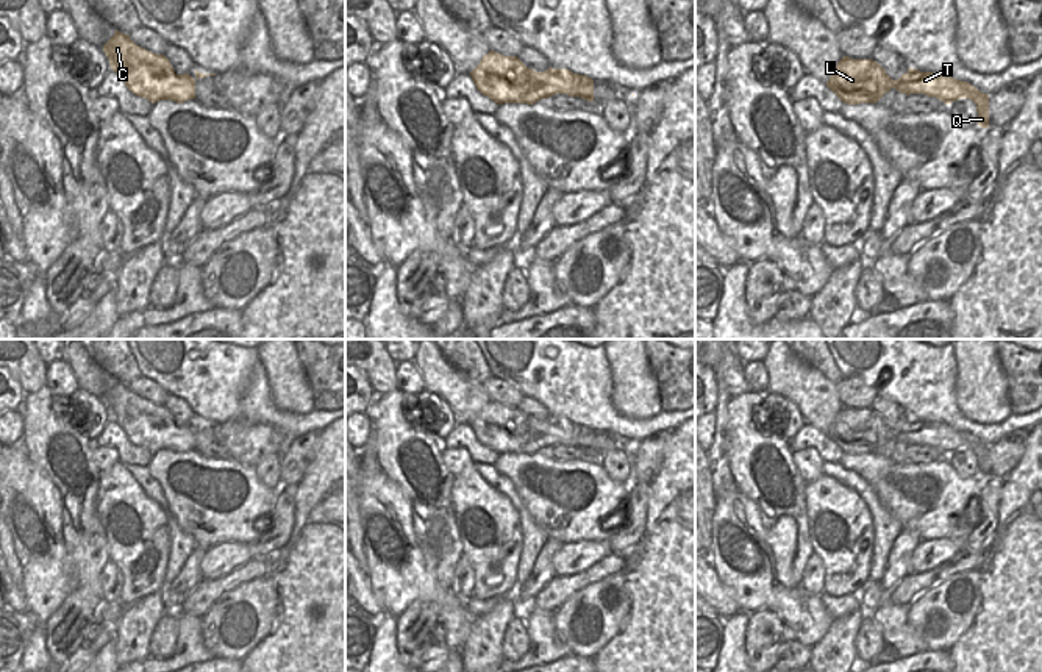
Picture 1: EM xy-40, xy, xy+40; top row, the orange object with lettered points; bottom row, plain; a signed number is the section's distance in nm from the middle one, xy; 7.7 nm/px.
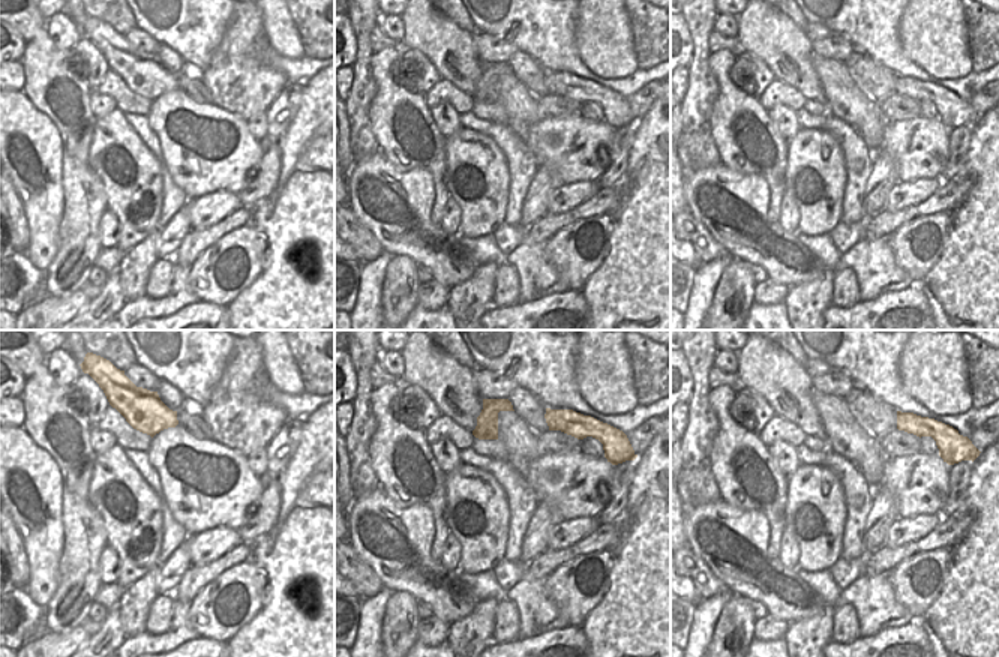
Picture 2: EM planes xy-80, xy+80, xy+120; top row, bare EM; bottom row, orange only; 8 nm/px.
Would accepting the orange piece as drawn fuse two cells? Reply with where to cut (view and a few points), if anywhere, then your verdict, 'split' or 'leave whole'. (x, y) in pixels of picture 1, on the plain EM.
no cut; leave whole

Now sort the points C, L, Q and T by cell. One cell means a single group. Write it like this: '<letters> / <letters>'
C L Q T

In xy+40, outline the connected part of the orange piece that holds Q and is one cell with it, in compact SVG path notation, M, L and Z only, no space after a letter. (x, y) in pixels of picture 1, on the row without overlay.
M844 406L826 436L848 455L876 453L886 442L895 438L901 444L925 444L945 455L955 450L970 449L976 455L978 475L989 477L989 445L967 431L955 430L945 424L920 422L908 419L897 431L873 409L851 409Z

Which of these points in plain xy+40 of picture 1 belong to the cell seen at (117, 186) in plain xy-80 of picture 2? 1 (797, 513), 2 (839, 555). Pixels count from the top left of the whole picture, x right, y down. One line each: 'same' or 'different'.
1: different
2: same

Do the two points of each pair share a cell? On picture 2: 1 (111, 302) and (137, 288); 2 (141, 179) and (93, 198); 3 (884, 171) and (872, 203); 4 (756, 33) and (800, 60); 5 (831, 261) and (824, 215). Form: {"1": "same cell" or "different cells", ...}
{"1": "different cells", "2": "different cells", "3": "same cell", "4": "same cell", "5": "different cells"}

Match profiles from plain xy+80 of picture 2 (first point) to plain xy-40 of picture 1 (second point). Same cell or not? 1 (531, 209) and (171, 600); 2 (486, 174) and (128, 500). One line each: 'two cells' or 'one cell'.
1: one cell
2: one cell

